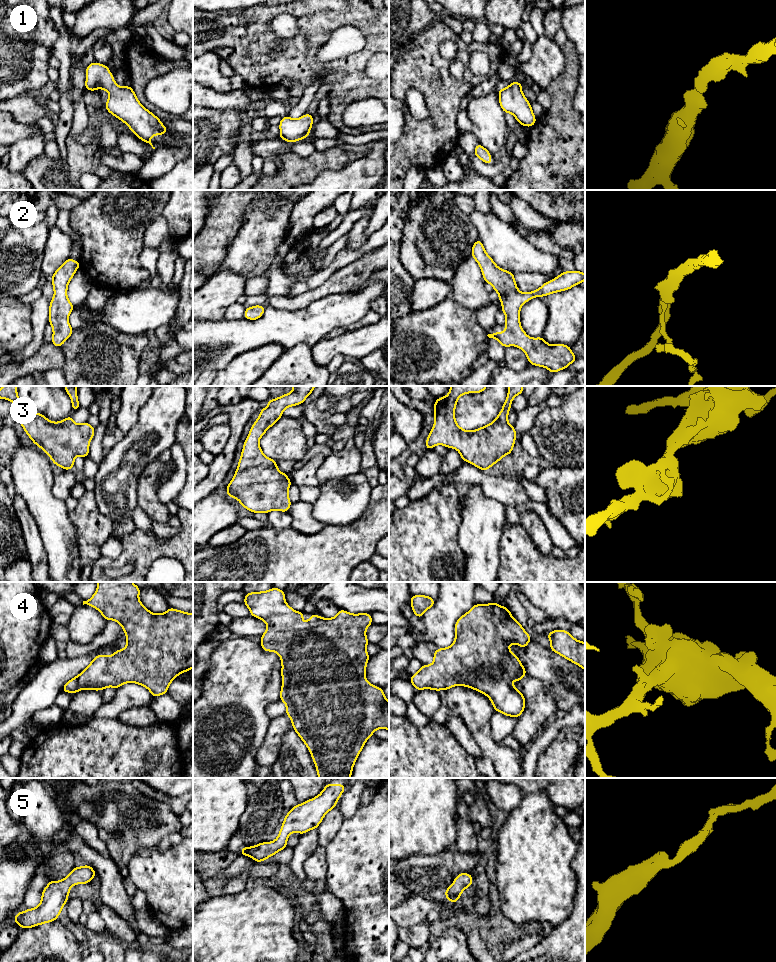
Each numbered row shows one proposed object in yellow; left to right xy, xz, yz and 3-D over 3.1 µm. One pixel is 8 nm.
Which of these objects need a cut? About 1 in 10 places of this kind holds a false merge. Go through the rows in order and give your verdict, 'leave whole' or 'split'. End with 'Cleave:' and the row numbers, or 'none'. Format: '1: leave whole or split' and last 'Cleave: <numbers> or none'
1: leave whole
2: leave whole
3: leave whole
4: leave whole
5: leave whole
Cleave: none

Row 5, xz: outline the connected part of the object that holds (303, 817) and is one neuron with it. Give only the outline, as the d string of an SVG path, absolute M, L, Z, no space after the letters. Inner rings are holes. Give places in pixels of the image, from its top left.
M326 784L322 792L302 804L294 806L285 816L278 837L273 842L263 842L252 847L243 847L239 854L251 857L256 862L263 862L265 859L274 856L277 852L287 847L287 839L290 834L298 832L301 835L312 829L317 829L325 814L336 807L336 803L345 790L343 784Z

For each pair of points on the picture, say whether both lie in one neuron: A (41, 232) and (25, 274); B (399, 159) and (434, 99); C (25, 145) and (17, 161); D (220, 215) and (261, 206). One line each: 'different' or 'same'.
A: same
B: same
C: same
D: different

